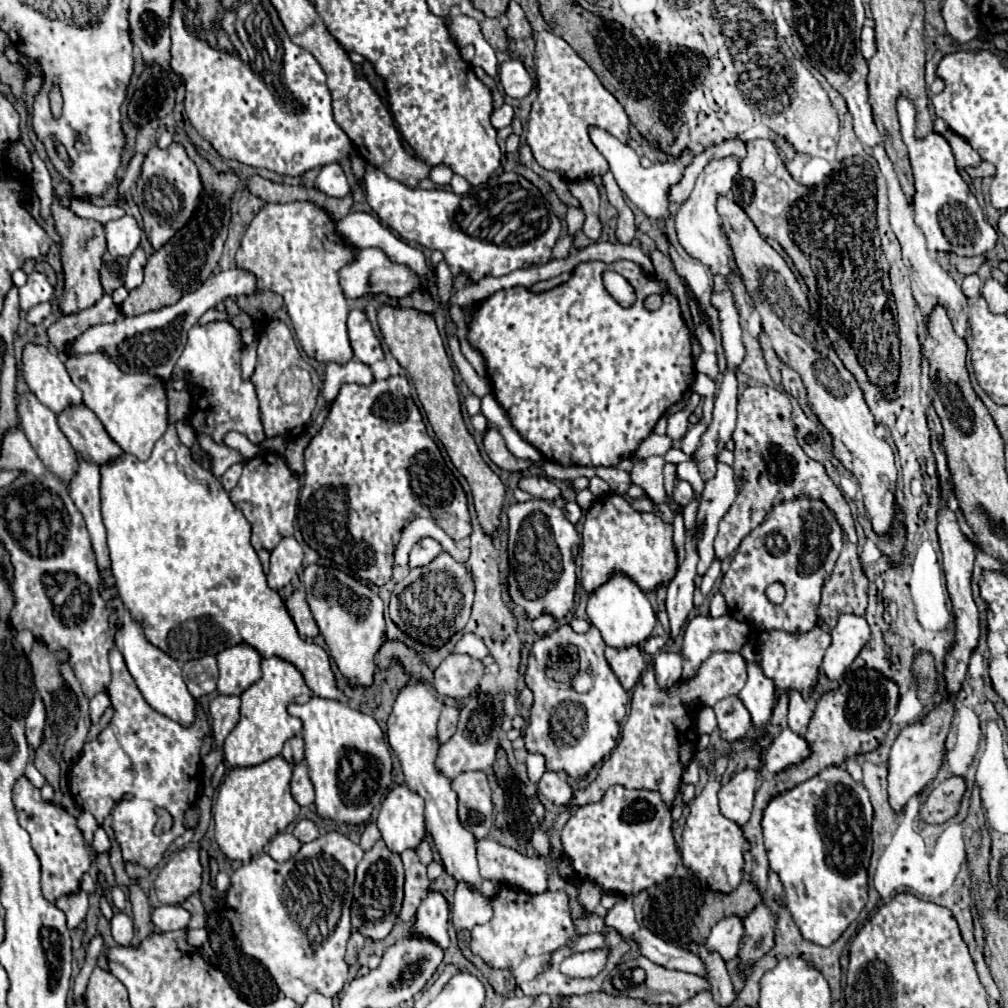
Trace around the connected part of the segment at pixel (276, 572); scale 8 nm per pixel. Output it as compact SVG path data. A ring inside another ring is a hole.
M294 537L282 539L276 549L270 553L270 571L268 571L268 585L272 589L282 589L290 583L302 563L302 549Z

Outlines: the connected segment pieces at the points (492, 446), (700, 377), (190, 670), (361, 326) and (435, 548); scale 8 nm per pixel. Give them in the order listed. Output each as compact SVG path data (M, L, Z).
M494 427L488 429L486 435L484 435L484 449L486 449L488 457L490 457L500 469L504 469L504 471L510 471L510 473L514 473L514 471L524 471L524 469L528 469L528 465L530 465L530 463L524 461L524 459L516 459L516 457L506 449L500 431L494 429Z
M696 373L694 377L694 383L692 383L692 389L702 395L704 399L714 399L714 393L716 393L716 383L712 377L704 375L704 373Z
M206 655L202 659L192 659L184 665L184 681L188 685L188 691L198 699L202 695L210 695L216 691L218 681L218 667L216 659Z
M360 309L350 311L350 315L348 315L348 335L350 335L354 359L358 359L366 365L372 365L372 363L384 359L380 339L372 331L372 325L370 325L364 311L360 311Z
M424 537L416 543L416 547L412 547L410 551L410 569L414 567L424 567L428 565L432 559L436 559L436 555L442 553L442 547L438 541L430 539L430 537Z

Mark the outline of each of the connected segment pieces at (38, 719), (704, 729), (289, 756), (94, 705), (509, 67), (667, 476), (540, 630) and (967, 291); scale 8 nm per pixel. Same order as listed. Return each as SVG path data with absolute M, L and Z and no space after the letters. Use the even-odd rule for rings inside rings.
M34 699L32 709L26 717L26 739L30 749L38 749L42 745L42 735L44 735L44 721L46 721L46 711L42 699Z
M700 707L700 711L696 713L696 731L710 735L714 729L716 729L716 715L712 707Z
M300 735L292 737L286 741L284 745L284 751L282 751L282 757L290 763L290 765L296 765L304 759L304 739Z
M102 691L98 695L94 695L90 699L90 717L92 717L92 723L98 723L98 719L102 717L102 713L110 707L110 699L108 699L108 693Z
M510 59L500 65L500 83L506 95L514 99L522 99L532 91L532 77L518 59Z
M665 463L664 465L664 484L668 499L672 500L672 491L674 489L676 465Z
M540 615L538 619L532 621L532 629L538 635L546 635L552 629L552 625L554 625L554 619L550 615Z
M974 273L974 275L966 275L966 277L964 277L964 283L962 283L962 293L964 293L968 299L972 299L972 297L978 297L980 287L982 287L982 281L980 281L980 277L978 277L976 273Z

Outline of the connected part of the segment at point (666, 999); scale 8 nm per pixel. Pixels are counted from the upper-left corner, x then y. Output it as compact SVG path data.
M642 955L632 959L632 961L620 963L616 967L616 973L622 973L622 971L634 969L634 967L642 967L646 971L646 981L642 985L628 987L622 995L624 997L636 997L636 999L642 999L646 1003L676 1007L676 1005L688 1001L690 997L694 997L696 993L710 987L710 983L698 975L664 969L664 967L648 961Z

